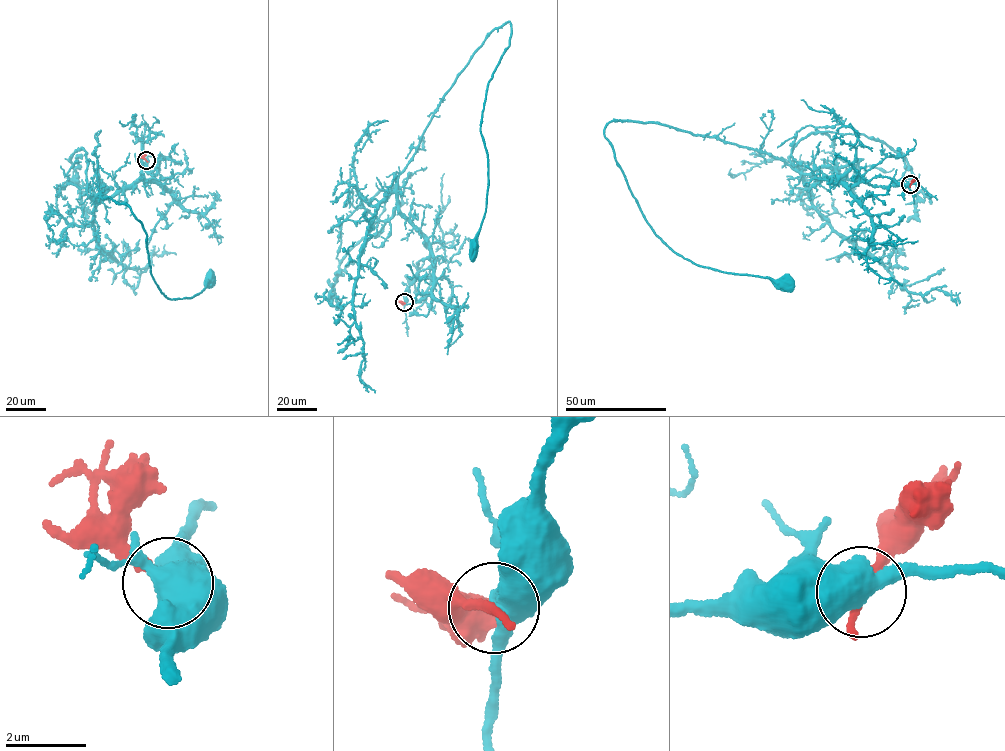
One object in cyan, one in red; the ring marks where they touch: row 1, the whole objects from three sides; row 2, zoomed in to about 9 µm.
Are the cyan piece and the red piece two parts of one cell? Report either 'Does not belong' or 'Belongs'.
Does not belong

